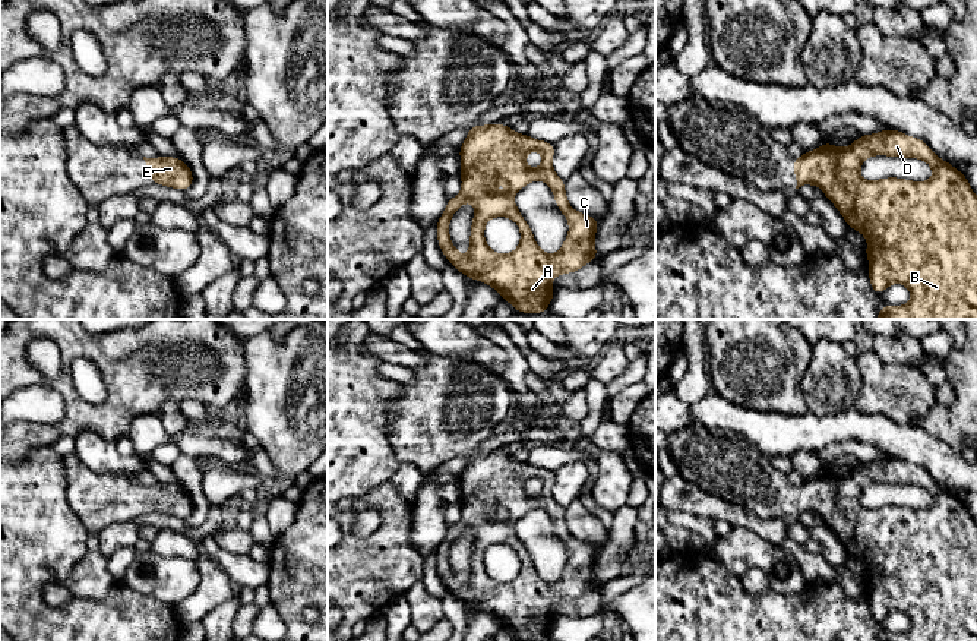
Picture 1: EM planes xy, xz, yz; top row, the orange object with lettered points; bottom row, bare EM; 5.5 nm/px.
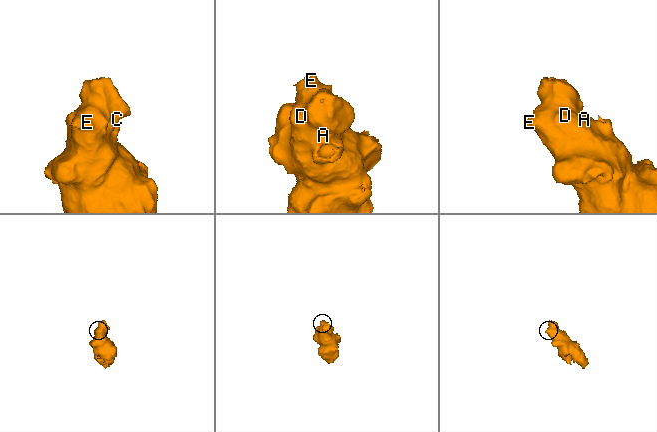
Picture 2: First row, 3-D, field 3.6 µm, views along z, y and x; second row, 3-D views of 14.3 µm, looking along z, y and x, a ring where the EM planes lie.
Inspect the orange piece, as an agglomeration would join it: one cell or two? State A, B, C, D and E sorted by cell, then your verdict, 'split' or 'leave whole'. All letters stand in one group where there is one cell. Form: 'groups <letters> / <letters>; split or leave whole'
groups A B C D E; leave whole

